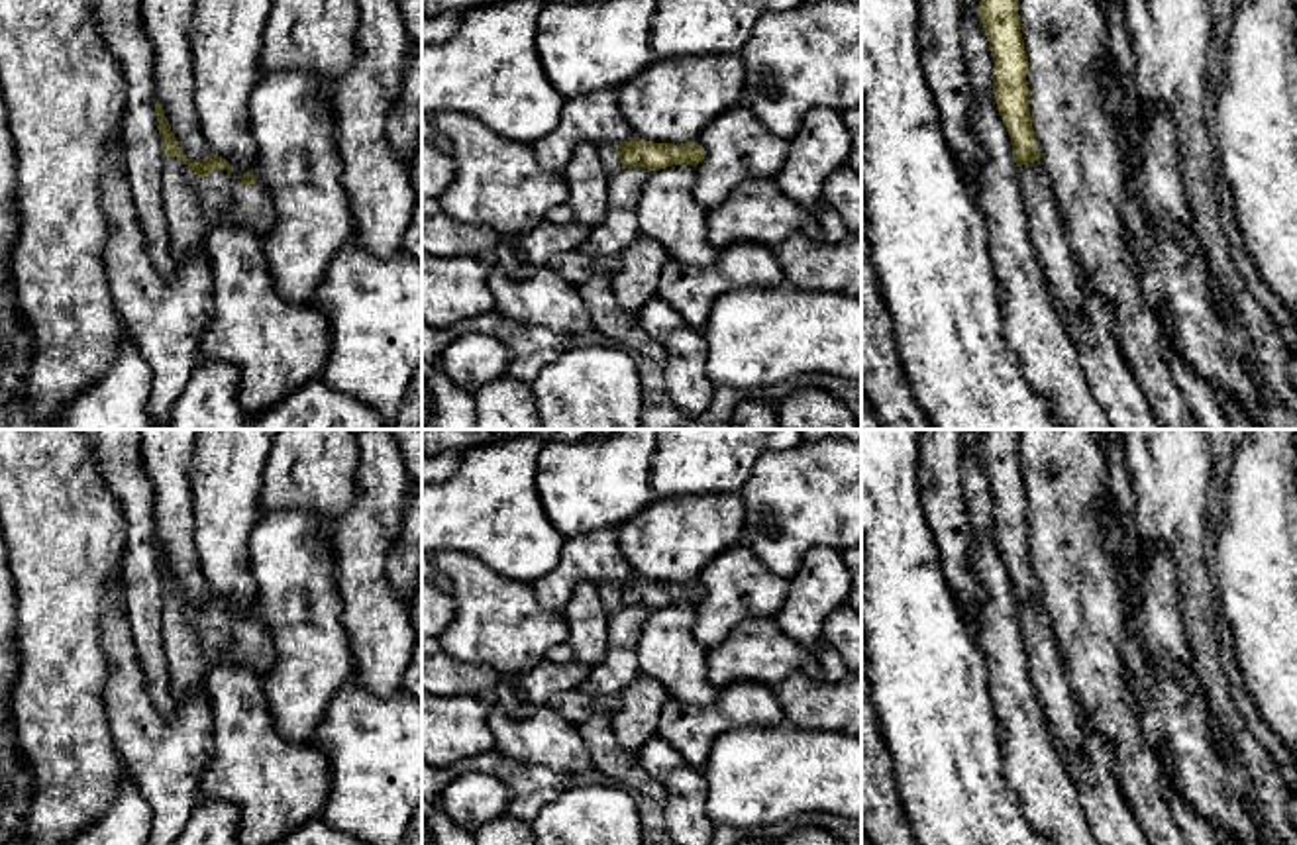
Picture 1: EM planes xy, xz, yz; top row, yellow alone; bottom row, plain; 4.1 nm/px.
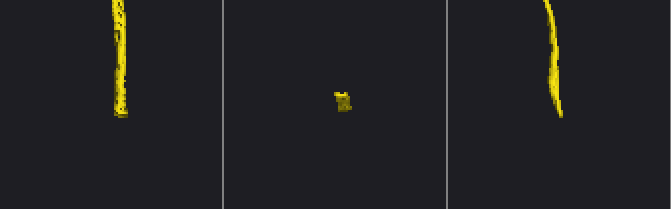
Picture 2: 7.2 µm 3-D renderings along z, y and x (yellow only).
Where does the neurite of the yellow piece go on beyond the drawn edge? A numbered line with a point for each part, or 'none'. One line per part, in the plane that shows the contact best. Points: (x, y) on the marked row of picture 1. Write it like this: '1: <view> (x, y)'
1: xy (193, 202)

